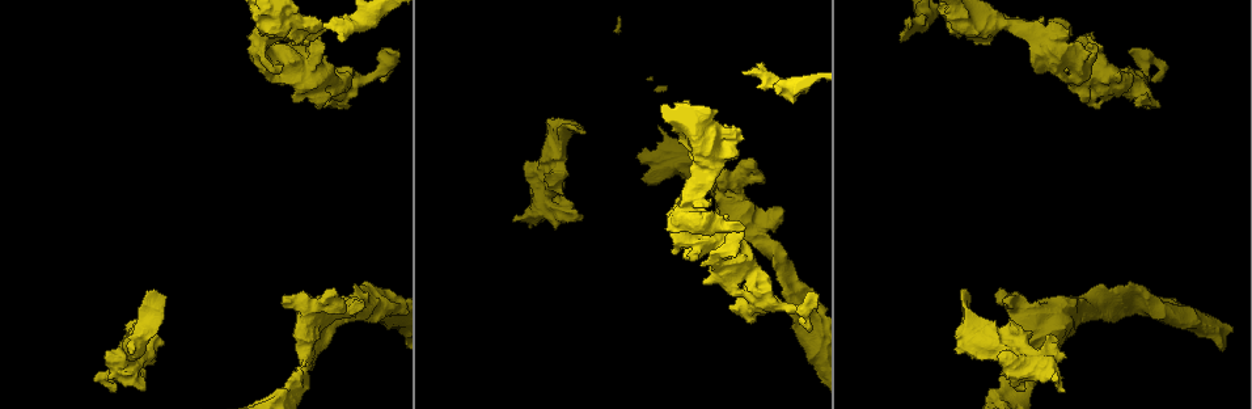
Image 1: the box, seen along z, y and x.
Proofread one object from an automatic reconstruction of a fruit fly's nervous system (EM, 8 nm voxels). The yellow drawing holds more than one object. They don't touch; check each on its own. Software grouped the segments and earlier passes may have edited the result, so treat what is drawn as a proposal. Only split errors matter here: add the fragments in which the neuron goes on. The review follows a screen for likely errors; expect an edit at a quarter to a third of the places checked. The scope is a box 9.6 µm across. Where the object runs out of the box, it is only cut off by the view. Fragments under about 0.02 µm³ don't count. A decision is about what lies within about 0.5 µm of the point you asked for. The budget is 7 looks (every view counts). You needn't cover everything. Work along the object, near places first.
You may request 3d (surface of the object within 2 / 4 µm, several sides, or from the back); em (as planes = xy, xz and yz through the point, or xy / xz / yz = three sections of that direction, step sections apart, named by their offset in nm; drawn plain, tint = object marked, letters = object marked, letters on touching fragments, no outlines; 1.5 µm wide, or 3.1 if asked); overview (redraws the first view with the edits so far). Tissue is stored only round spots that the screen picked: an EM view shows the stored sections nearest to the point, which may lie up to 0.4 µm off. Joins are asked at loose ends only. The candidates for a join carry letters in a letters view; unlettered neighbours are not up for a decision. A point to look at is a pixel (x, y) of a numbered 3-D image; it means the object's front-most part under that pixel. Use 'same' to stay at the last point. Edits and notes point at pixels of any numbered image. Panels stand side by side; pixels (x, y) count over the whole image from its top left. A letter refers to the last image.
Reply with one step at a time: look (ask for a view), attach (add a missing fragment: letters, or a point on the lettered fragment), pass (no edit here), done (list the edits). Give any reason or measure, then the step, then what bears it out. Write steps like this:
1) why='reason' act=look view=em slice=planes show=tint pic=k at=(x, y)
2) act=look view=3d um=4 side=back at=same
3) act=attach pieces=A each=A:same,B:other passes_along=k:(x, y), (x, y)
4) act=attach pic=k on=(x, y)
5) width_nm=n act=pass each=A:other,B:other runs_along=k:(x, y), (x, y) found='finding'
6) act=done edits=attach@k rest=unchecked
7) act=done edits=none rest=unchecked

why='branch stops here' act=look view=3d um=2 pic=1 at=(763, 180)

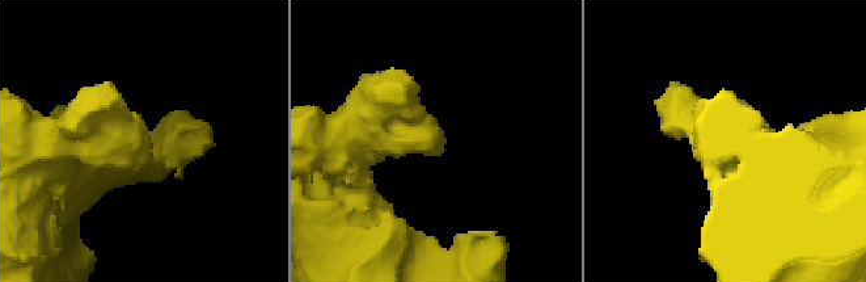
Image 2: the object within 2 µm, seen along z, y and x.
why='need the tissue' act=look view=em slice=planes show=plain pic=2 at=(149, 160)

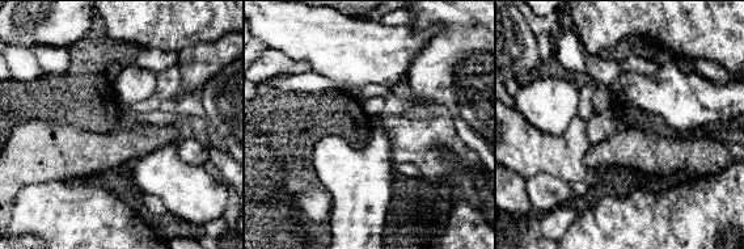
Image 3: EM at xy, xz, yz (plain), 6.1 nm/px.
why='what lies round it' act=look view=em slice=planes show=letters at=same

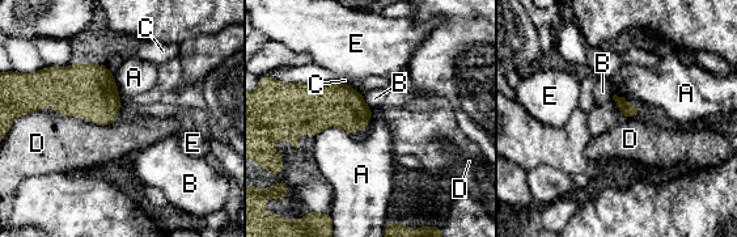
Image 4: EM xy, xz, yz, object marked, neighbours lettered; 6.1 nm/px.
act=pass each=A:other,B:other,C:other,D:other,E:other border=4:(53, 110), (98, 125), (118, 121) found='no lettered fragment goes on from it'

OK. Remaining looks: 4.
why='an open end' act=look view=em slice=planes show=letters pic=1 at=(784, 292)

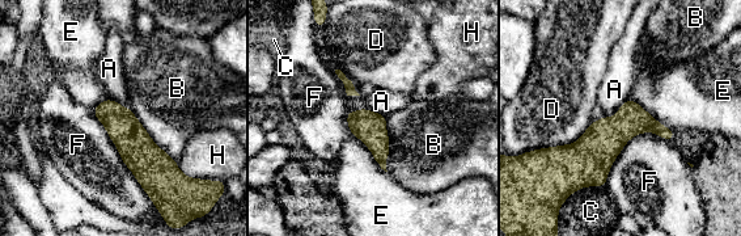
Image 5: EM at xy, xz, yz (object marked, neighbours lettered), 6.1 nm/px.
longest_contact=F:650nm act=pass each=A:other,B:other,C:other,D:other,E:other,F:other,H:other found='no lettered fragment goes on from it'

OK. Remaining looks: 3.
act=look view=em slice=planes show=letters pic=1 at=(1097, 108)

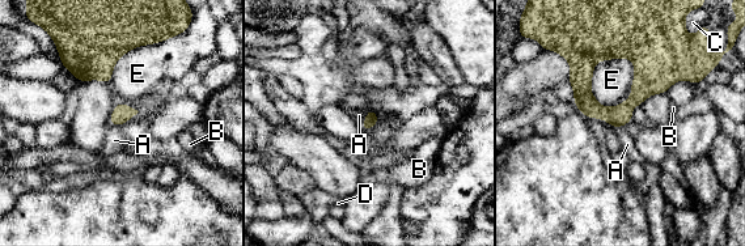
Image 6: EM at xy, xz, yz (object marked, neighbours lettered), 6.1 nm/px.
act=pass each=A:other,B:other,C:other,D:other,E:other found='no lettered fragment goes on from it'

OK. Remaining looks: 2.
act=done edits=none rest=unchecked

